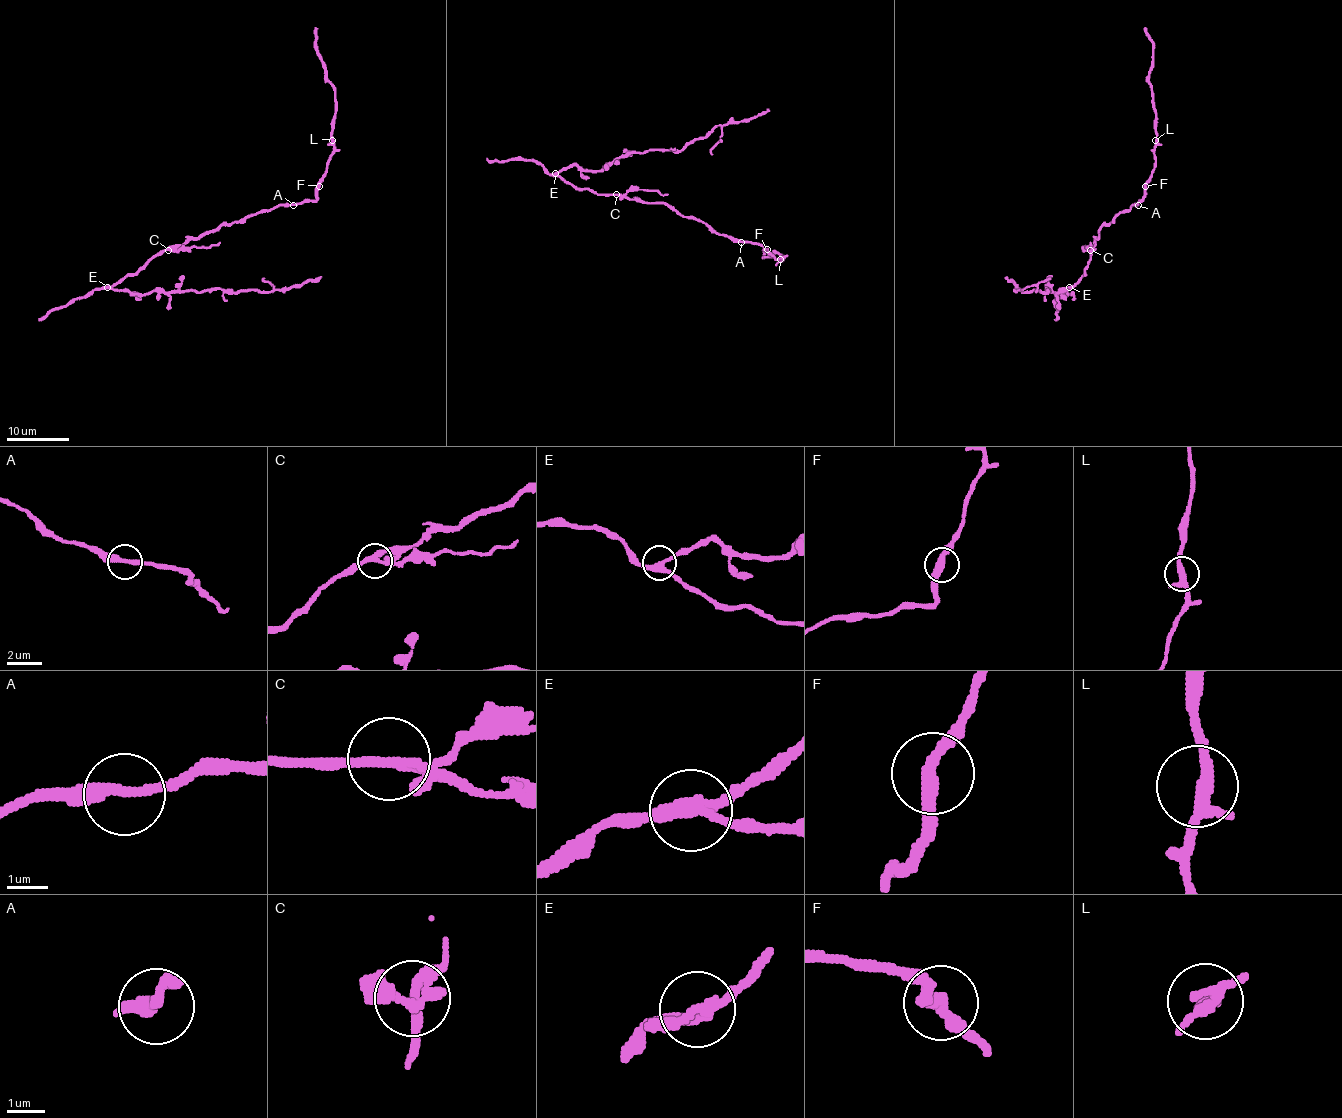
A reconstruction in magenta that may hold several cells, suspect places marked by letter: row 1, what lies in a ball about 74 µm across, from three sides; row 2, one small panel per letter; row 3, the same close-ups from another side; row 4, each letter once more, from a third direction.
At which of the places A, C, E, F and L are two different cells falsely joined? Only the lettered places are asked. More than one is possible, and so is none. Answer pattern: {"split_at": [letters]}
{"split_at": ["C", "E"]}

